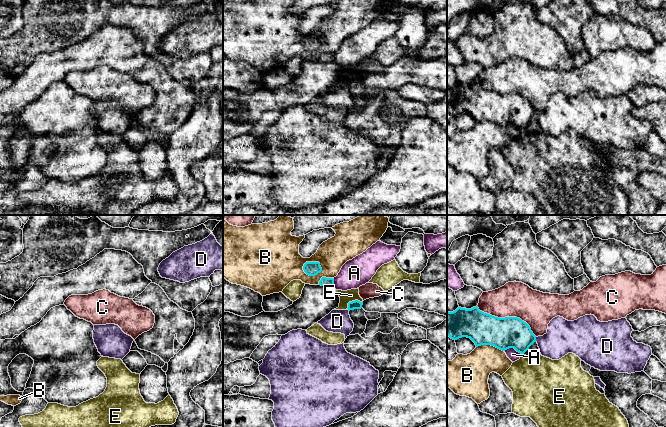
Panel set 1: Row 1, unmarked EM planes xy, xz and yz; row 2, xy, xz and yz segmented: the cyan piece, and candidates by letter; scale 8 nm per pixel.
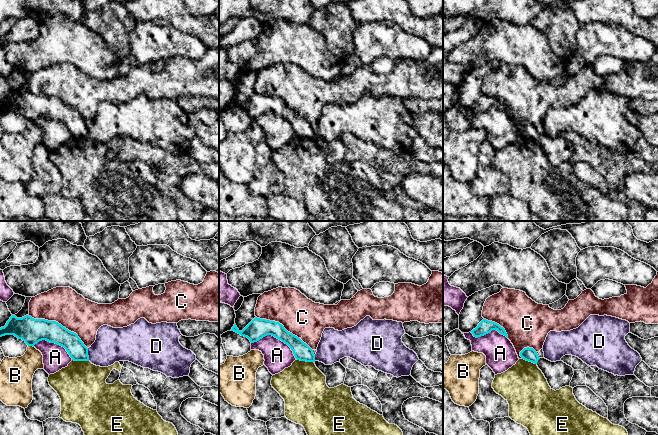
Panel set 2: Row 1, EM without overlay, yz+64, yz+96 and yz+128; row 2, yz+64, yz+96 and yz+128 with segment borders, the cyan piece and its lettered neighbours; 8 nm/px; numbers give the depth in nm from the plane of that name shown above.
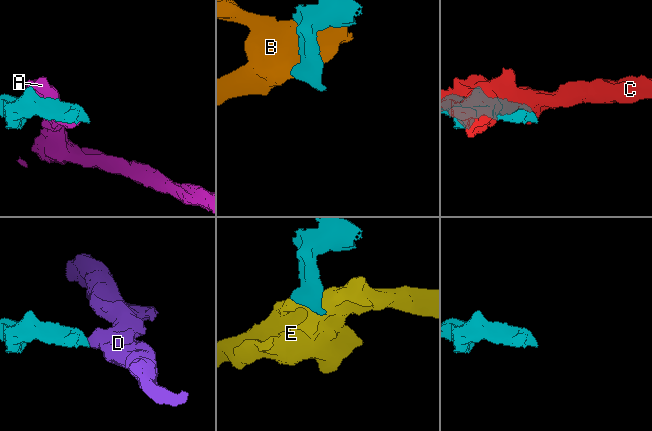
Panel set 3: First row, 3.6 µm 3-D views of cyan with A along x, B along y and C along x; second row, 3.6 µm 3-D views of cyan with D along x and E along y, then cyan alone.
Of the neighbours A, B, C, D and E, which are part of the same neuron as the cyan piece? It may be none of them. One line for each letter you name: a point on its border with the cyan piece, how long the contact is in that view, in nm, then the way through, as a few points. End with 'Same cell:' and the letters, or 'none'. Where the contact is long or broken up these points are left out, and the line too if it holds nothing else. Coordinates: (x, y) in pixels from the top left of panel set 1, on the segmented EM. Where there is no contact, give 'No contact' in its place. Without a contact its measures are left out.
Same cell: none

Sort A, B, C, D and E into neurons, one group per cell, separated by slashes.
A / B / C / D / E

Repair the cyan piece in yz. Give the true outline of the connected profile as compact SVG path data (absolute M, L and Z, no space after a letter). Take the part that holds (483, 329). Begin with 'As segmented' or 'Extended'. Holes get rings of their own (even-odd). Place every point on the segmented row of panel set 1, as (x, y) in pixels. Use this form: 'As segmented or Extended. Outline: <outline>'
As segmented. Outline: M477 306L447 312L447 336L453 340L470 338L476 347L491 345L502 351L514 348L521 354L536 342L530 326L520 318L498 318L480 311Z

